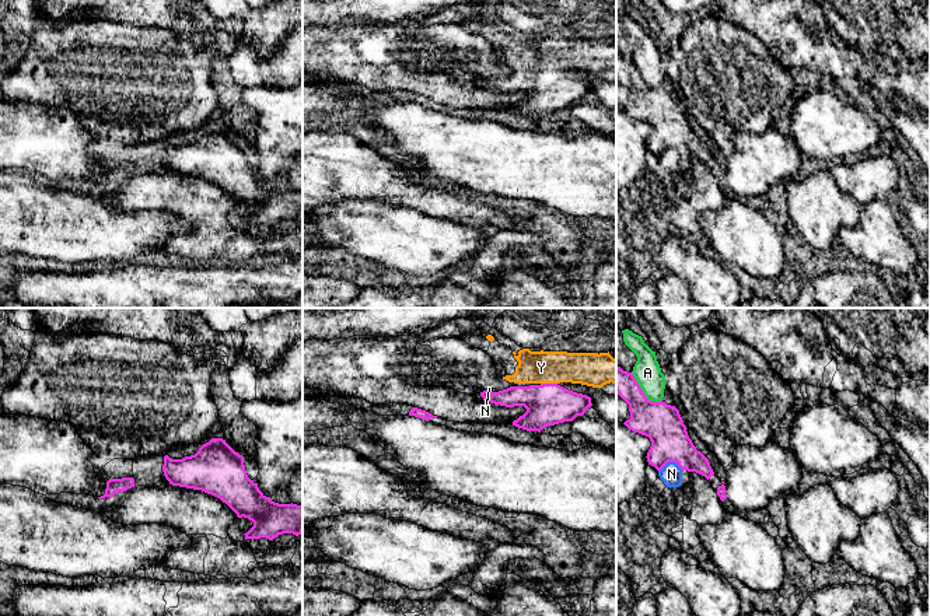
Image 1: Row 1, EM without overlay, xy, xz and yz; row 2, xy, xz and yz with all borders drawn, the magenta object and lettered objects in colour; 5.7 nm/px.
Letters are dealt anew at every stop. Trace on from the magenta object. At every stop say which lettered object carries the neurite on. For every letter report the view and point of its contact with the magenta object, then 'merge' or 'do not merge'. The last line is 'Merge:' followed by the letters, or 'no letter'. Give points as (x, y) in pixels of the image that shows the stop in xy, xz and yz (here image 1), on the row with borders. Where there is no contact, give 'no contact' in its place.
A: contact yz (643, 392); do not merge
N: contact yz (670, 461); do not merge
Y: contact xz (548, 384); merge
Merge: Y

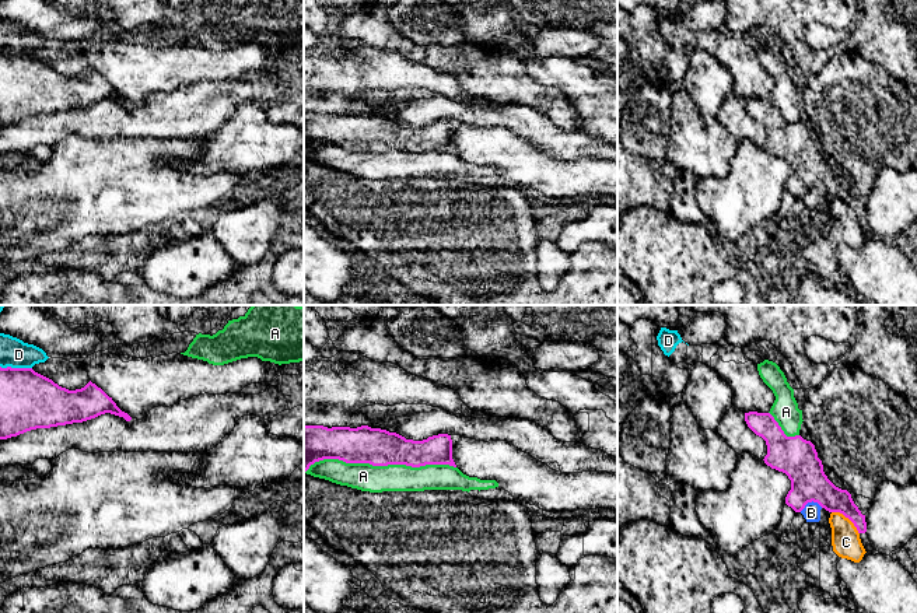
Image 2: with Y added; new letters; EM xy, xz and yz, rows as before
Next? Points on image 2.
A: contact xz (380, 465); do not merge
B: contact yz (811, 501); do not merge
C: contact yz (847, 517); do not merge
D: contact xy (16, 368); do not merge
Merge: no letter

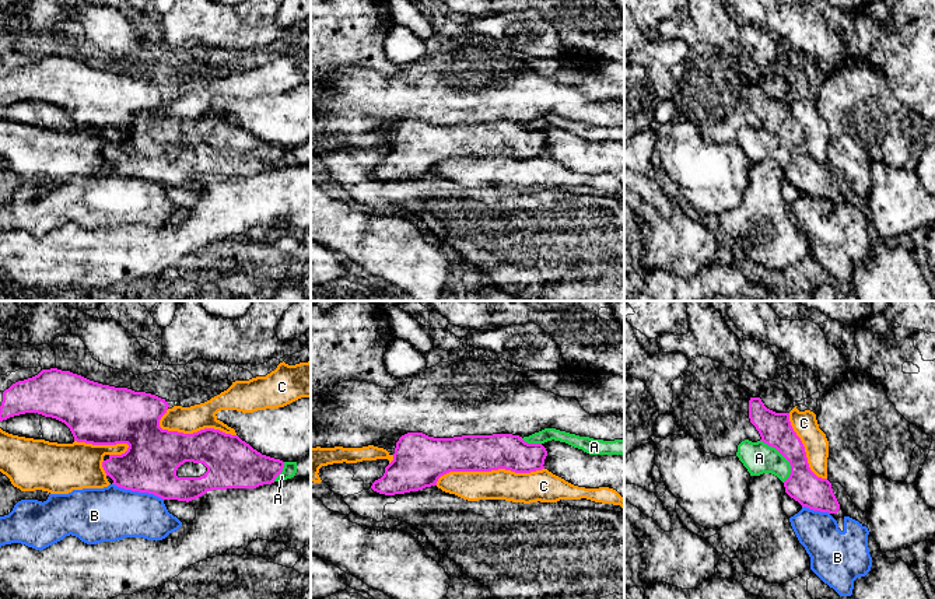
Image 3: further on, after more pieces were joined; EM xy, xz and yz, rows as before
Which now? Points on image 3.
A: contact yz (784, 456); do not merge
B: contact xy (137, 490); do not merge
C: contact xz (487, 470); do not merge
Merge: no letter

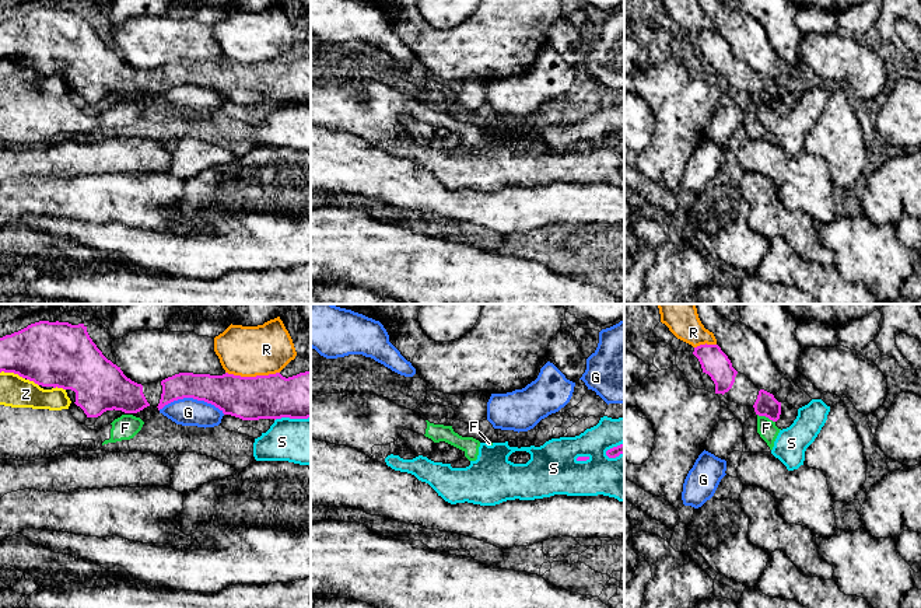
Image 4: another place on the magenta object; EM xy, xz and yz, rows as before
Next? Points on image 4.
F: contact yz (766, 416); do not merge
G: contact xy (192, 397); do not merge
R: contact xy (252, 377); do not merge
S: contact xz (613, 447); do not merge
Z: contact xy (32, 380); do not merge
Merge: no letter

